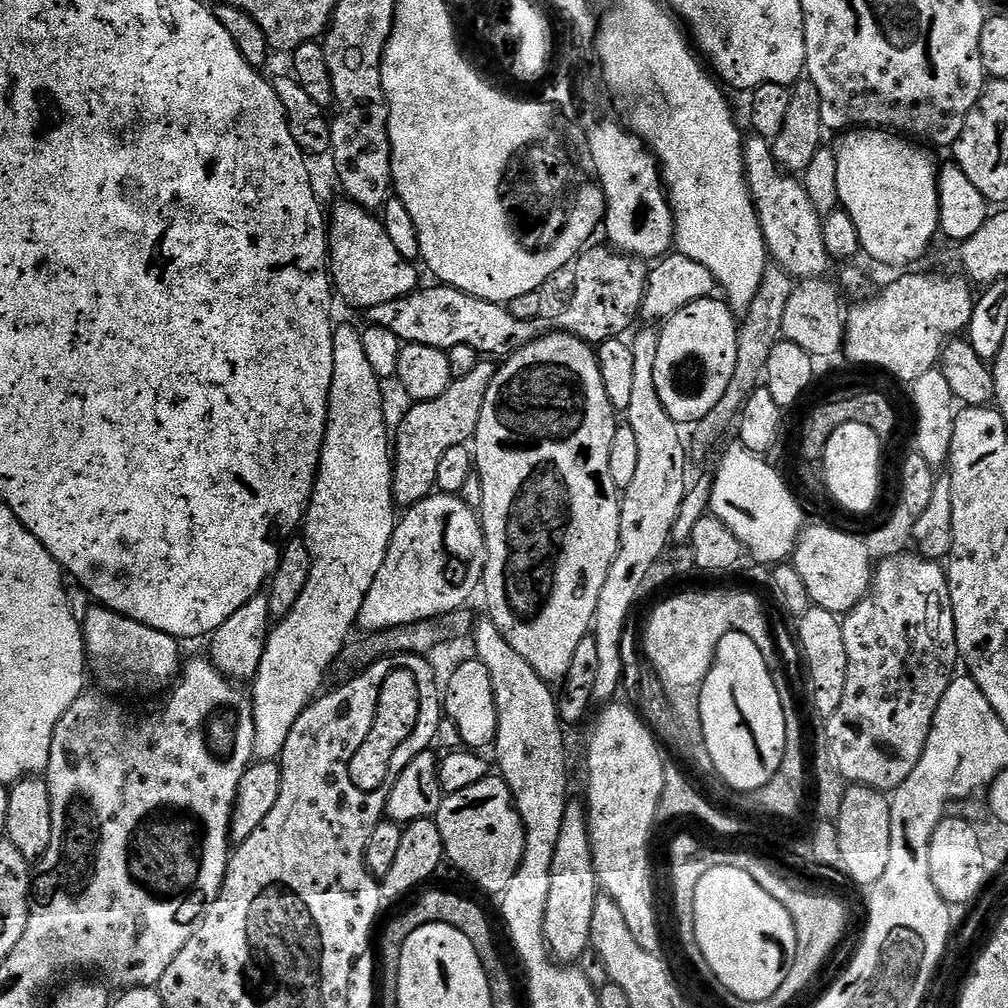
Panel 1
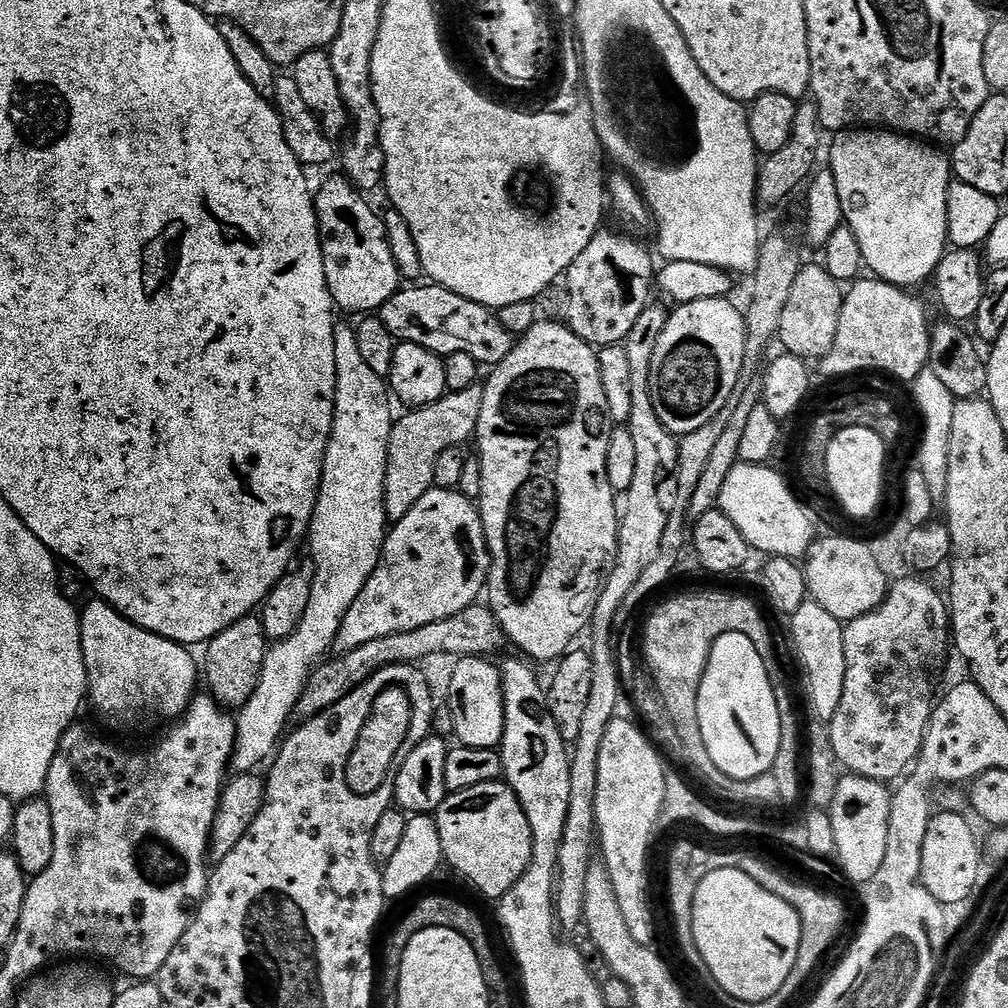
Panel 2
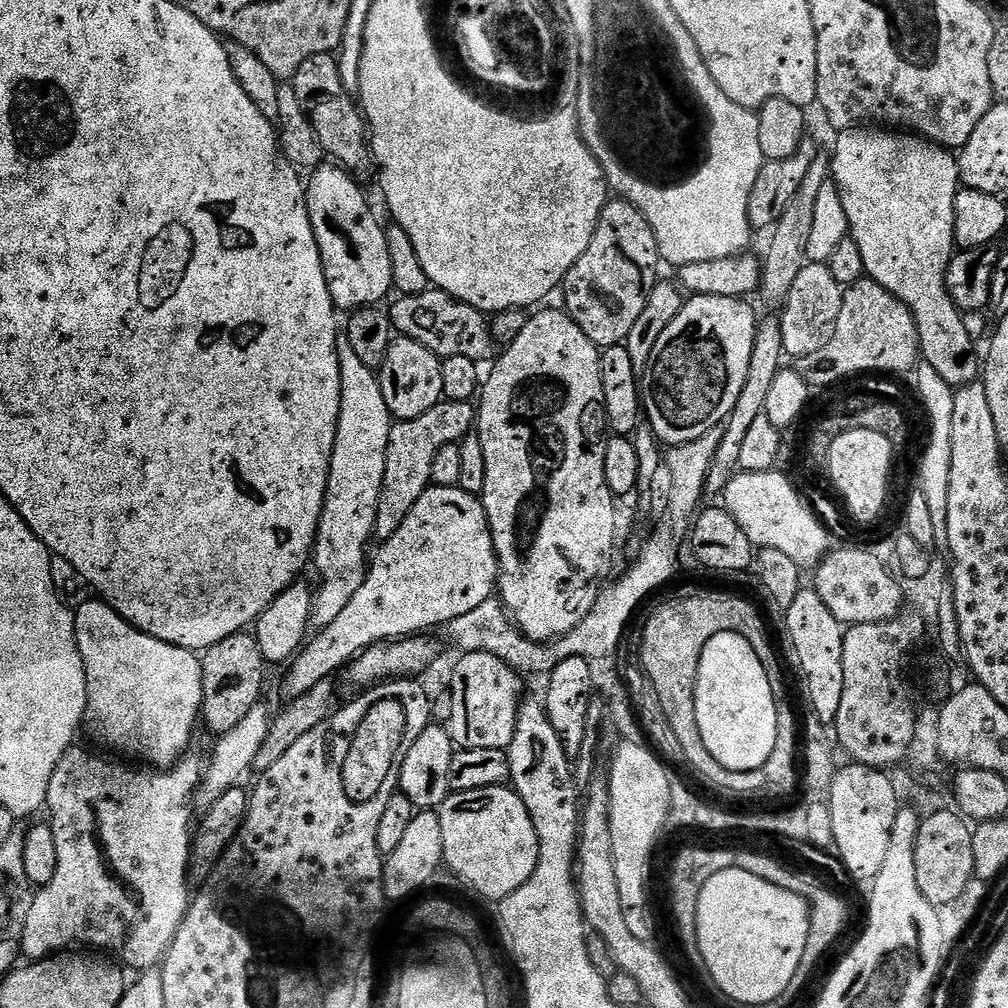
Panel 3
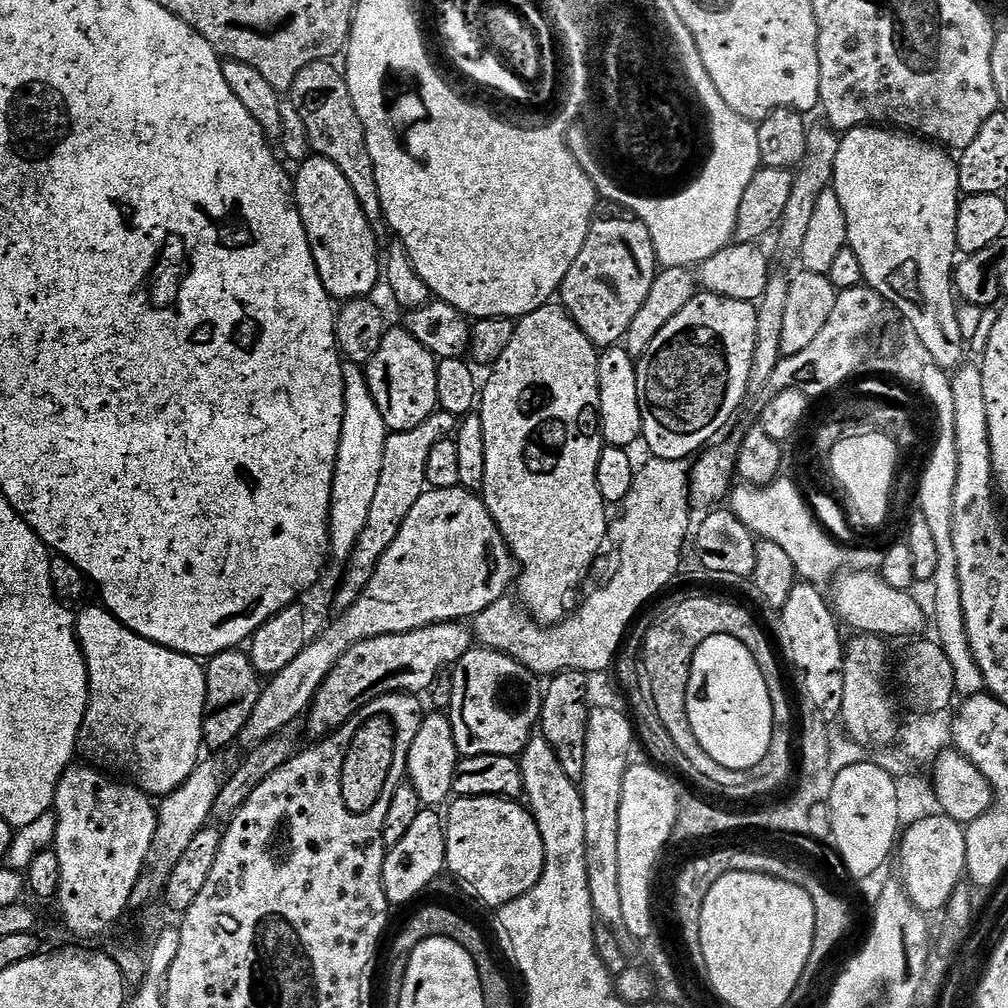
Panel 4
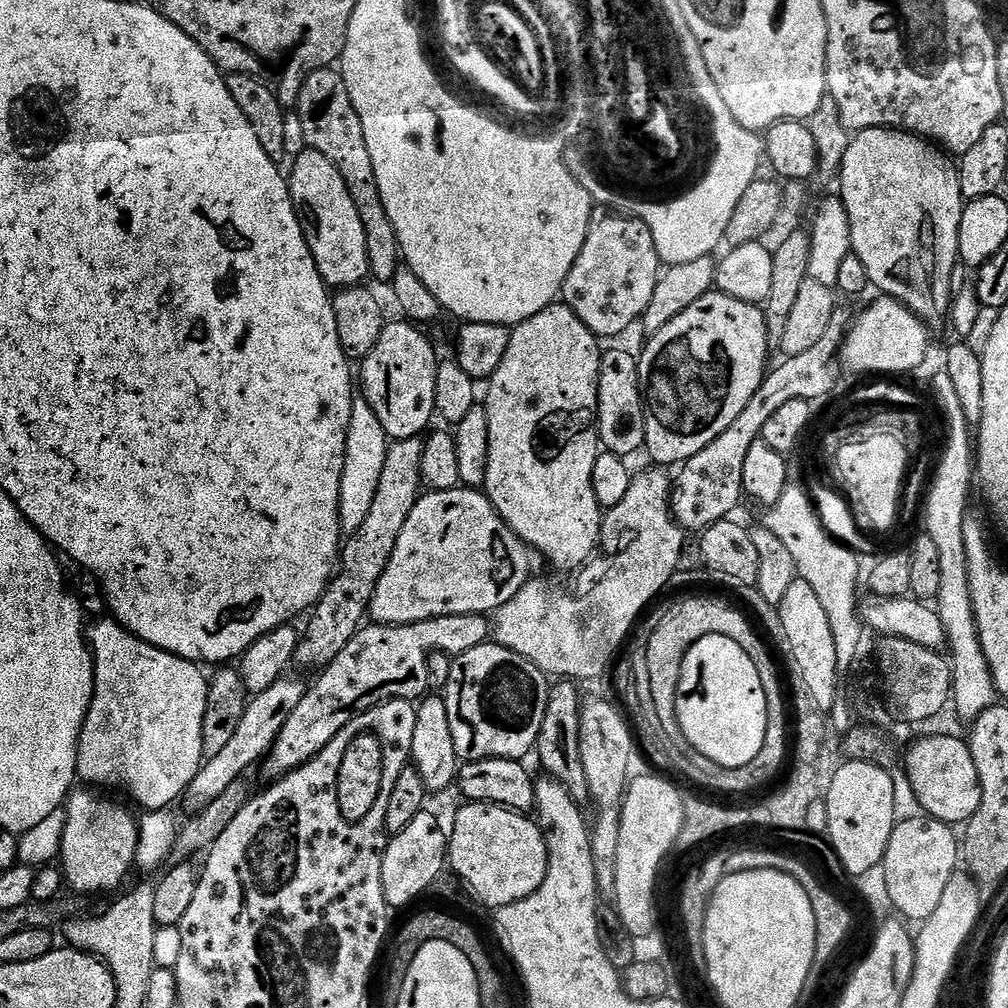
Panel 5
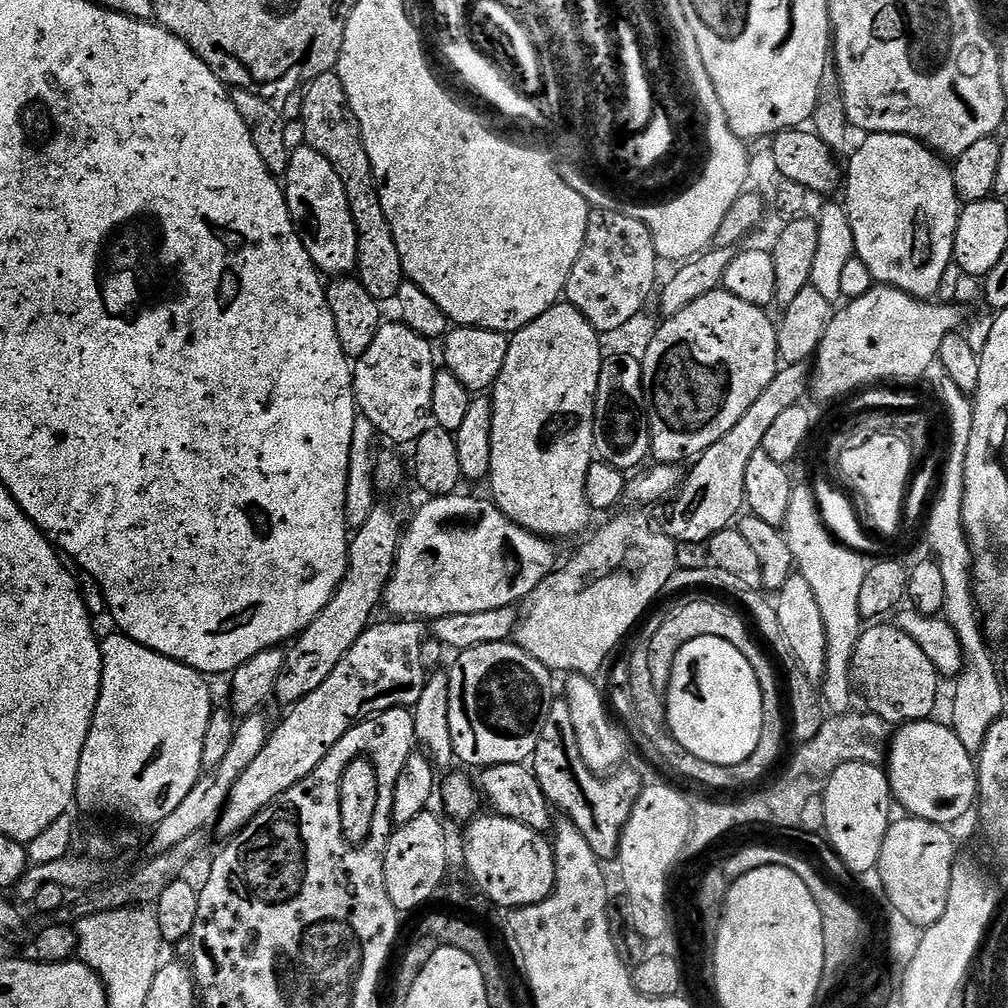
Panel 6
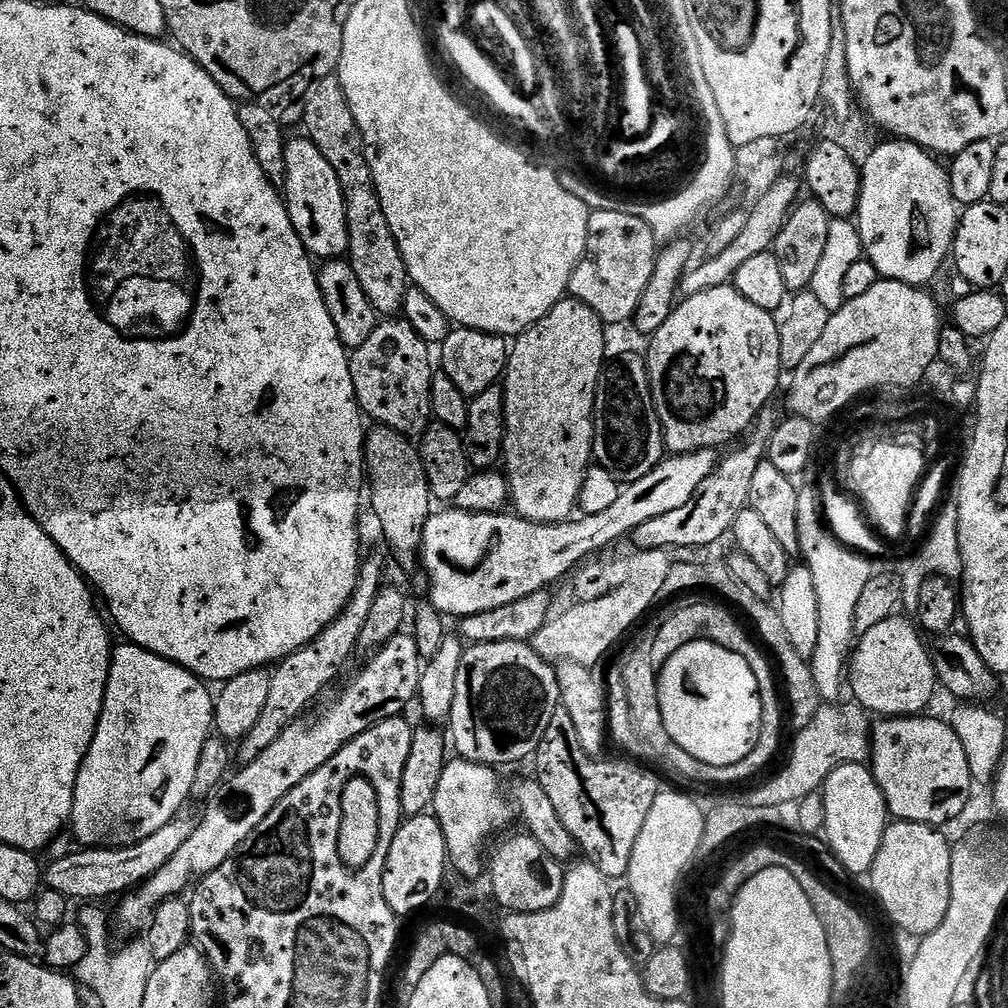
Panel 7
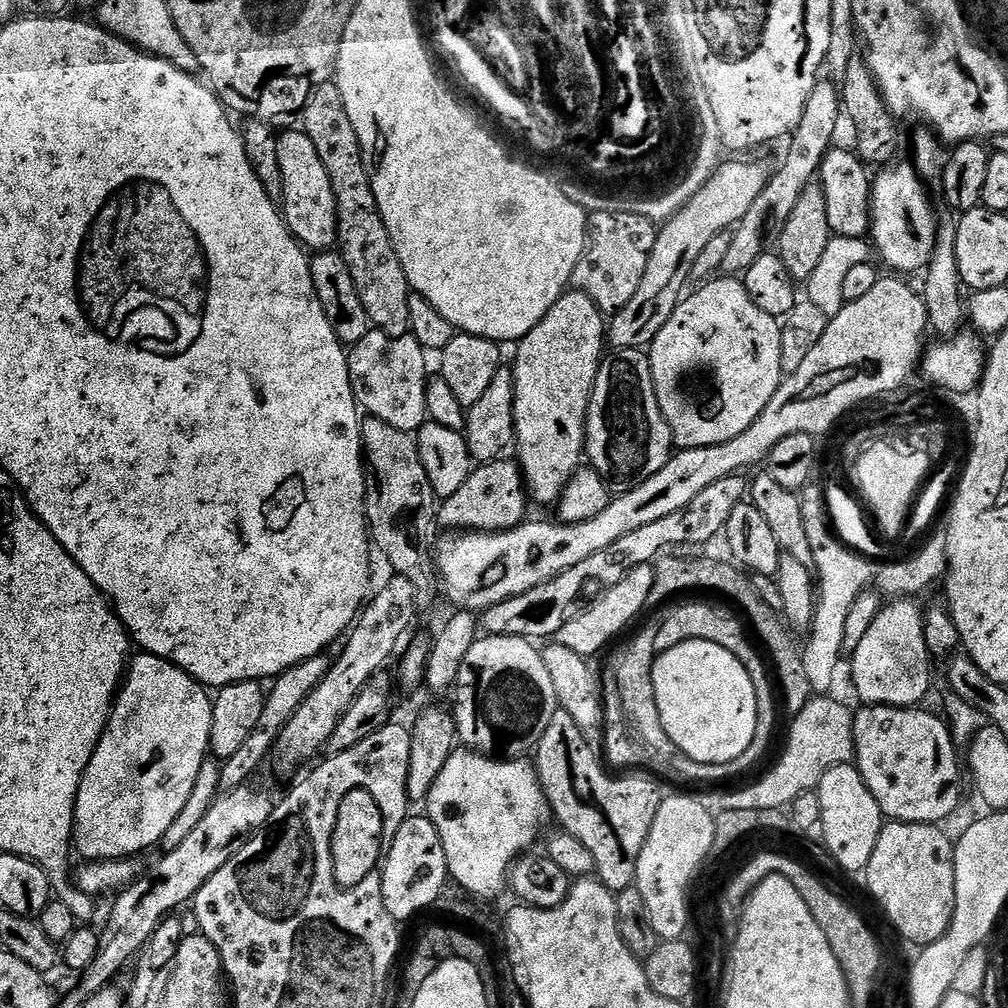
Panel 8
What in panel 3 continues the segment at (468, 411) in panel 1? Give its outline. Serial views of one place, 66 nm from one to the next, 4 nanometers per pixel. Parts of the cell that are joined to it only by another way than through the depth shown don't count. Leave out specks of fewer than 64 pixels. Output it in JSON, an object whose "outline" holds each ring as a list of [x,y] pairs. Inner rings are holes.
{"outline":[[[441,402],[434,410],[426,410],[418,418],[398,420],[393,423],[390,438],[386,446],[386,474],[382,478],[382,494],[378,498],[376,517],[374,518],[374,536],[377,541],[389,540],[402,526],[406,514],[414,510],[414,502],[432,484],[430,469],[434,466],[434,454],[442,446],[459,444],[465,436],[473,431],[478,420],[478,412],[469,402]]]}

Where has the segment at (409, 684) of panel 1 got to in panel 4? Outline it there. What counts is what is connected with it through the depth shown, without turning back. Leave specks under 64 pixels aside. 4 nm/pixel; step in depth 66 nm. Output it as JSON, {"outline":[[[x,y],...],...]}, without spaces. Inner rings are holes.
{"outline":[[[378,712],[378,714],[370,714],[358,734],[354,736],[352,740],[352,746],[348,750],[348,756],[346,756],[346,766],[344,766],[344,778],[342,778],[342,790],[344,790],[344,808],[350,812],[350,814],[368,814],[372,812],[373,808],[376,808],[376,804],[380,803],[381,796],[384,796],[385,788],[388,788],[388,779],[392,774],[392,768],[394,765],[394,758],[396,758],[396,744],[398,744],[398,728],[396,728],[395,717],[390,712]]]}

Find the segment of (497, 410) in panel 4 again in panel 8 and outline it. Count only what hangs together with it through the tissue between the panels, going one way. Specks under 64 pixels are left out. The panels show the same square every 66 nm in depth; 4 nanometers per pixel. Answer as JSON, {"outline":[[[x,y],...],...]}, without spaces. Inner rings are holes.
{"outline":[[[569,290],[554,302],[554,306],[550,306],[546,318],[521,338],[515,348],[516,361],[510,364],[514,378],[514,456],[524,474],[529,497],[535,503],[537,500],[540,504],[555,505],[586,456],[588,407],[606,349],[605,313],[600,312],[586,294]]]}

